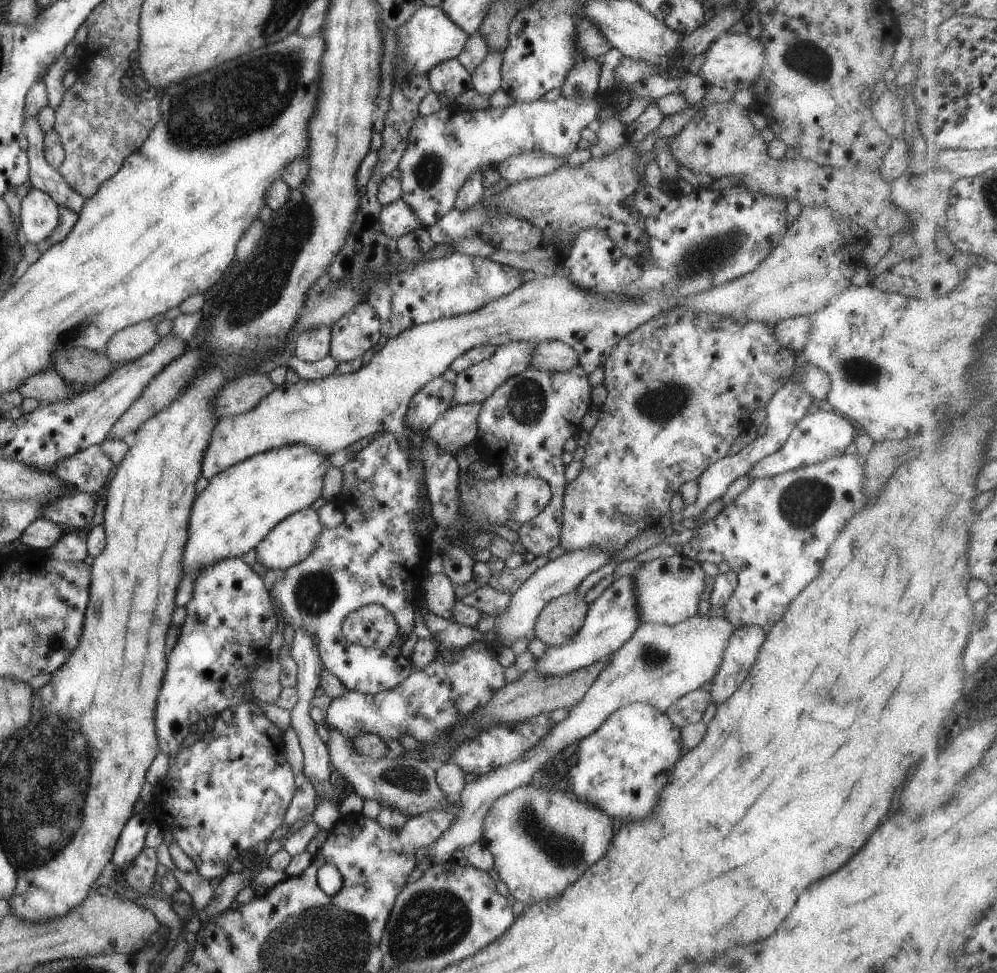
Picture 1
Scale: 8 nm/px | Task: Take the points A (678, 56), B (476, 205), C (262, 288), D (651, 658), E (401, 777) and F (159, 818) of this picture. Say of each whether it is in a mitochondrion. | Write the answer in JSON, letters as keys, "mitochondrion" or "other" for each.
{"A":"other","B":"other","C":"mitochondrion","D":"mitochondrion","E":"mitochondrion","F":"other"}

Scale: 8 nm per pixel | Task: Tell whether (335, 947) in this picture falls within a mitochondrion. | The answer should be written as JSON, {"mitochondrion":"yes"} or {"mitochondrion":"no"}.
{"mitochondrion":"yes"}

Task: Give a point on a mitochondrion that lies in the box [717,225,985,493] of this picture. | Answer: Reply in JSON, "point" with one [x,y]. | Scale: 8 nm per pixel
{"point":[859,372]}

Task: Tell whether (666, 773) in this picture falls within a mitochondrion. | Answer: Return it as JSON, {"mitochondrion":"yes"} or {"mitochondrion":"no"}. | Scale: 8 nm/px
{"mitochondrion":"no"}

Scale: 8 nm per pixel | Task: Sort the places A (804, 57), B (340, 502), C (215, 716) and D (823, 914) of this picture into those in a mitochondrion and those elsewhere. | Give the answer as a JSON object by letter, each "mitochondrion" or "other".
{"A":"mitochondrion","B":"other","C":"other","D":"other"}

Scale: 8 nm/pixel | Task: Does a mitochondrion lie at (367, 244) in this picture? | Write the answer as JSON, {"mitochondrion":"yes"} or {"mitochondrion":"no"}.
{"mitochondrion":"yes"}

